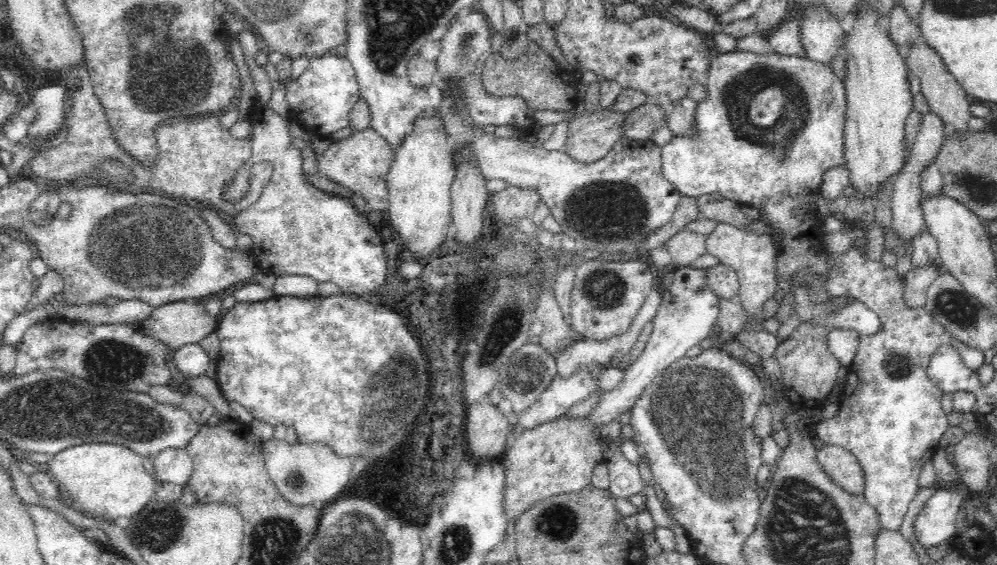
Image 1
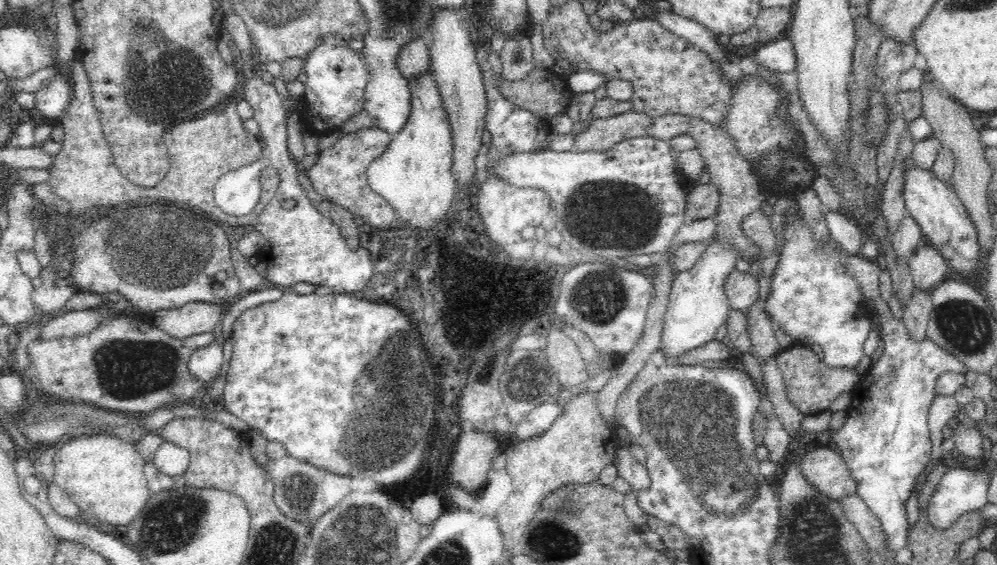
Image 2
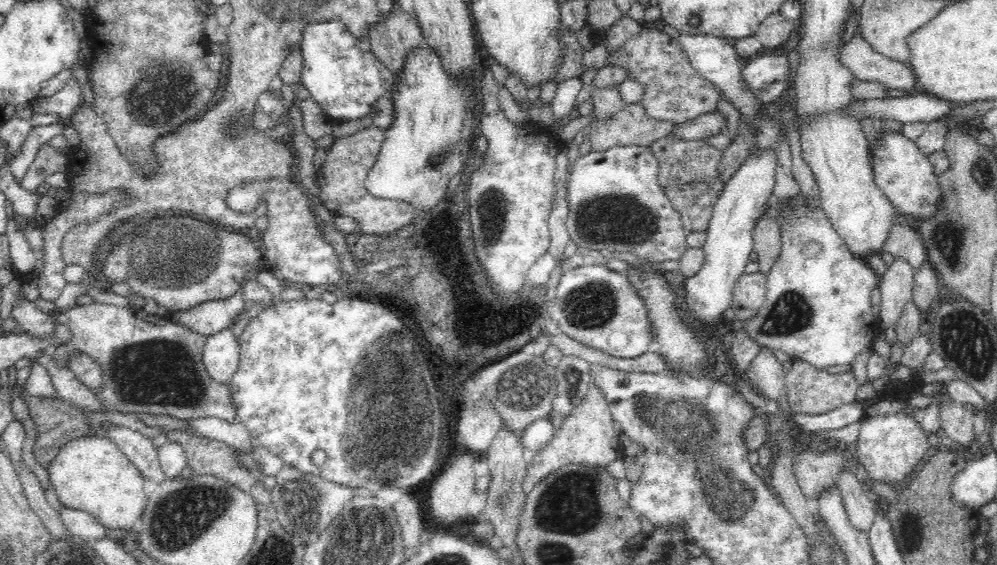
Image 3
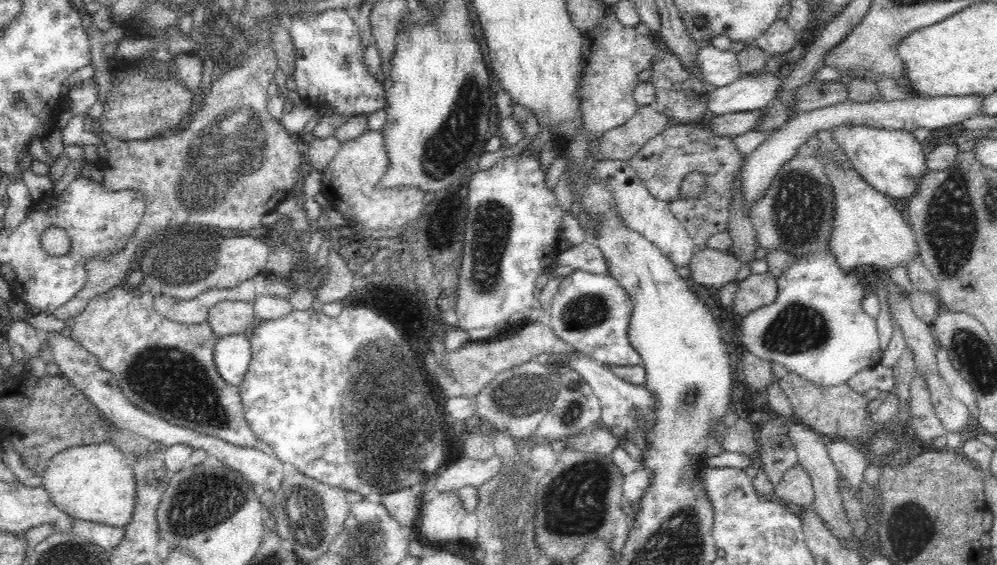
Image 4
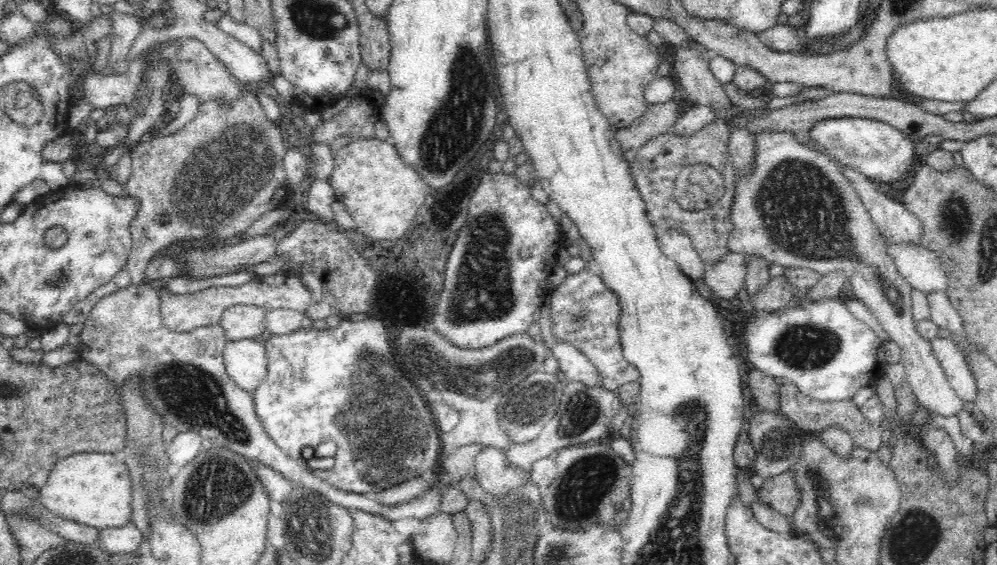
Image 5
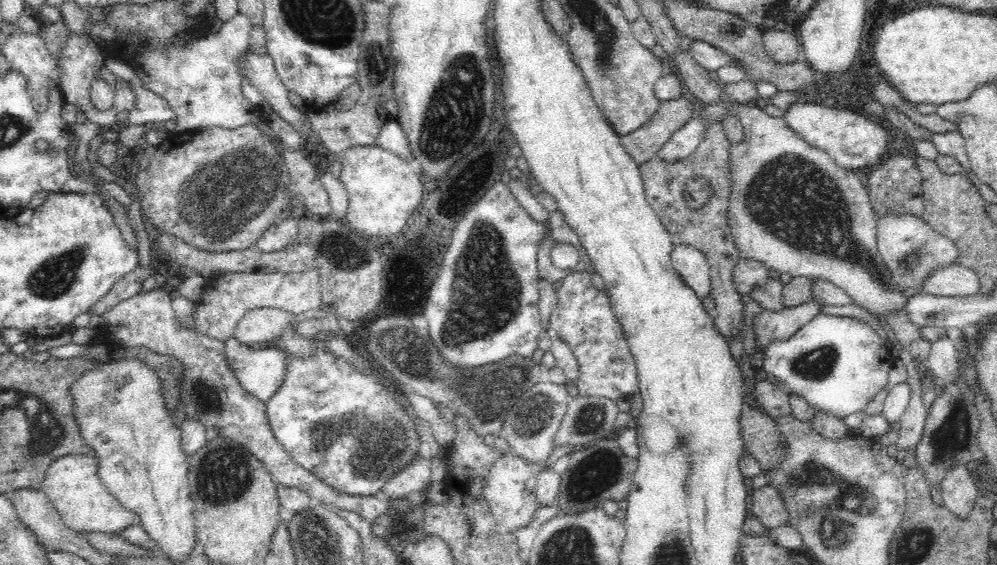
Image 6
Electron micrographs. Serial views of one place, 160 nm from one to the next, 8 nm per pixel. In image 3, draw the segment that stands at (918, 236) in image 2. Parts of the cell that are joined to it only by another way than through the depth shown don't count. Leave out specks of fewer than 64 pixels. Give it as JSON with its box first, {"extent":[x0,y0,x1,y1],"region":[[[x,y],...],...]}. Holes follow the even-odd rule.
{"extent":[879,258,915,330],"region":[[[895,258],[887,271],[879,278],[882,306],[879,326],[892,330],[900,319],[903,308],[911,300],[912,280],[915,270],[903,258]]]}

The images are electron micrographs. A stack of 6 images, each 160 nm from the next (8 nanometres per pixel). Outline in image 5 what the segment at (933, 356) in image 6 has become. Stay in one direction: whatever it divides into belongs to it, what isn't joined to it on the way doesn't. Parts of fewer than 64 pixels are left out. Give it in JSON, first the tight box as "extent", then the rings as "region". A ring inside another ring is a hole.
{"extent":[931,336,977,403],"region":[[[937,336],[931,343],[950,386],[965,403],[974,401],[977,398],[976,379],[964,361],[962,351],[951,339]]]}

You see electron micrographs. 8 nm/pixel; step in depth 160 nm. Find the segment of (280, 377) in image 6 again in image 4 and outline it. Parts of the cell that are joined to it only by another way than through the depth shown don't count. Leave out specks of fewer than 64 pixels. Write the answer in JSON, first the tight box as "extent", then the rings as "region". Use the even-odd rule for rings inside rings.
{"extent":[213,333,252,387],"region":[[[229,333],[218,337],[213,344],[213,362],[224,382],[238,387],[248,372],[252,360],[252,347],[249,346],[247,334]]]}

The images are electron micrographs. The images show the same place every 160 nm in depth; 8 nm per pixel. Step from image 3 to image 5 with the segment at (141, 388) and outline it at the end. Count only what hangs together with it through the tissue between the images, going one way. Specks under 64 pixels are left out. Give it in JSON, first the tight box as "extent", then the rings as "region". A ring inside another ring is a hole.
{"extent":[78,284,402,520],"region":[[[132,284],[101,297],[79,333],[78,357],[96,366],[118,388],[126,386],[130,376],[141,378],[143,394],[156,414],[161,416],[161,422],[173,426],[178,432],[194,431],[203,439],[211,438],[219,446],[231,448],[235,455],[274,468],[294,484],[323,494],[342,508],[364,509],[388,516],[388,520],[402,518],[400,503],[386,506],[378,502],[377,493],[357,495],[338,490],[289,459],[261,426],[252,393],[238,388],[229,378],[223,357],[229,340],[224,329],[220,325],[204,325],[190,332],[174,332],[166,328],[157,293],[156,284]]]}

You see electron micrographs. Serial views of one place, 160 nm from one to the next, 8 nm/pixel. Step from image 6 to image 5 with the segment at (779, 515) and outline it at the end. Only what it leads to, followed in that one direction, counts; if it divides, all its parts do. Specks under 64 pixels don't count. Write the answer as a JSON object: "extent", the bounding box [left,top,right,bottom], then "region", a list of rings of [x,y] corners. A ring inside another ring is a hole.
{"extent":[757,469,802,518],"region":[[[794,469],[765,479],[763,485],[757,490],[757,499],[790,518],[802,500],[802,489],[796,481]]]}

